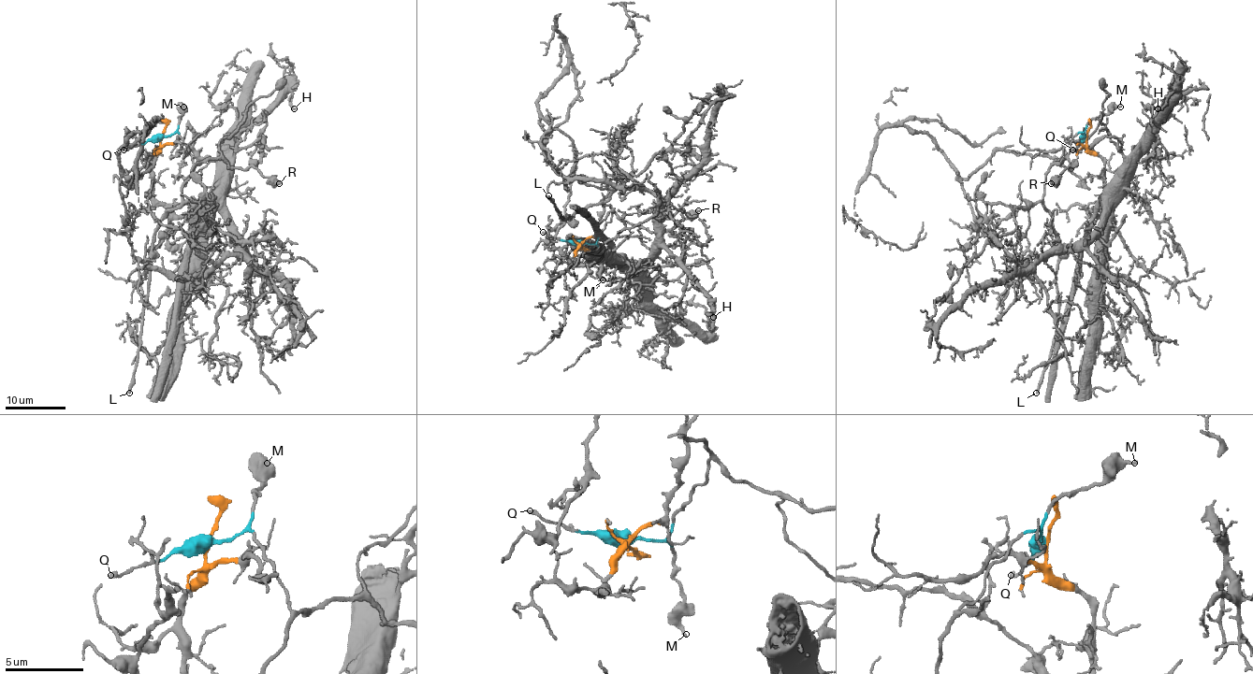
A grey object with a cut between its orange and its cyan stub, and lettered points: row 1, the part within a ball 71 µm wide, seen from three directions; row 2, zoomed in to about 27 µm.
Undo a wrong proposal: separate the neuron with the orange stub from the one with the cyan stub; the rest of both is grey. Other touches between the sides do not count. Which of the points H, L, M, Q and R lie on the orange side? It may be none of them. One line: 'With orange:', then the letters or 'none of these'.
With orange: H

